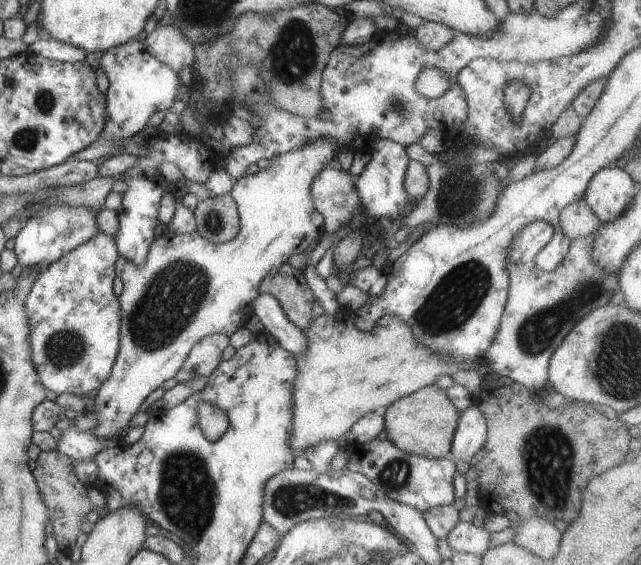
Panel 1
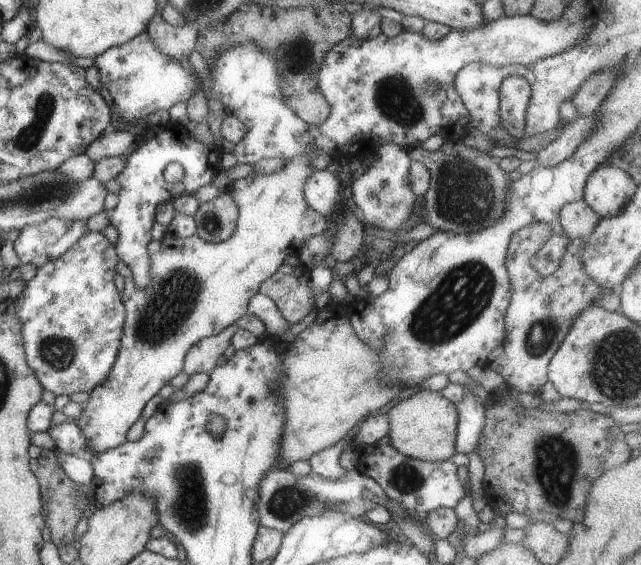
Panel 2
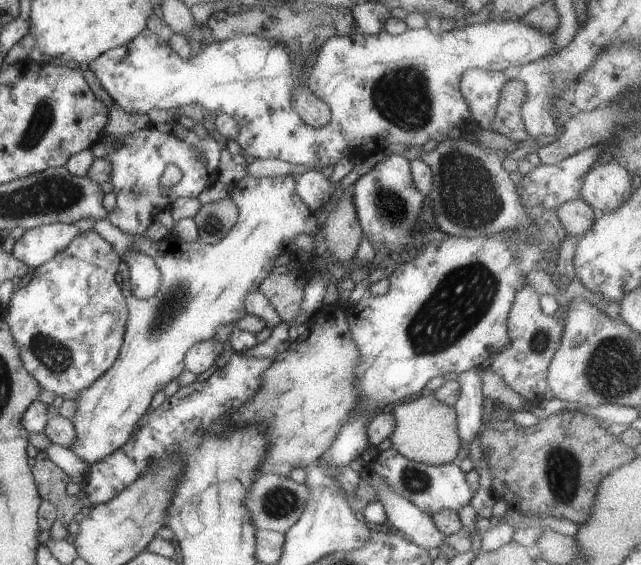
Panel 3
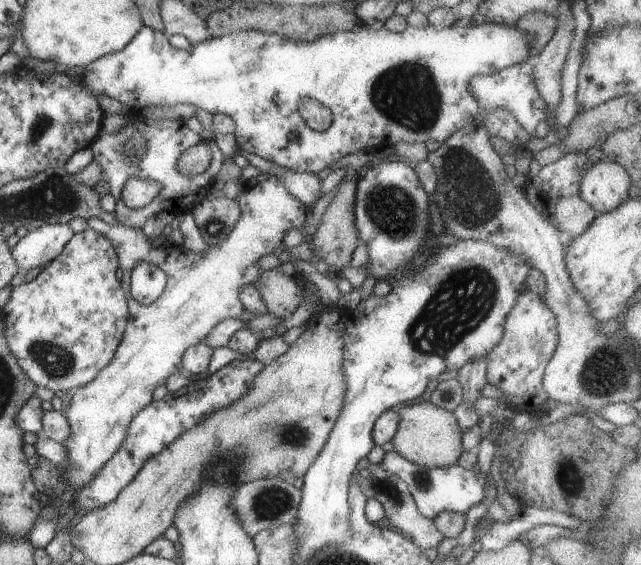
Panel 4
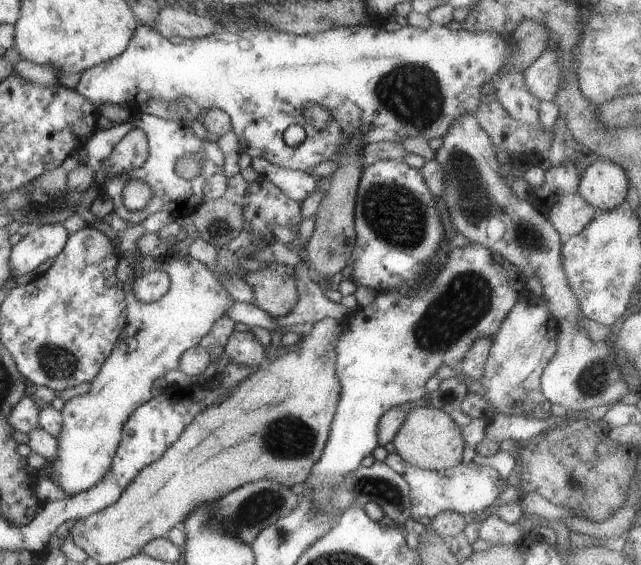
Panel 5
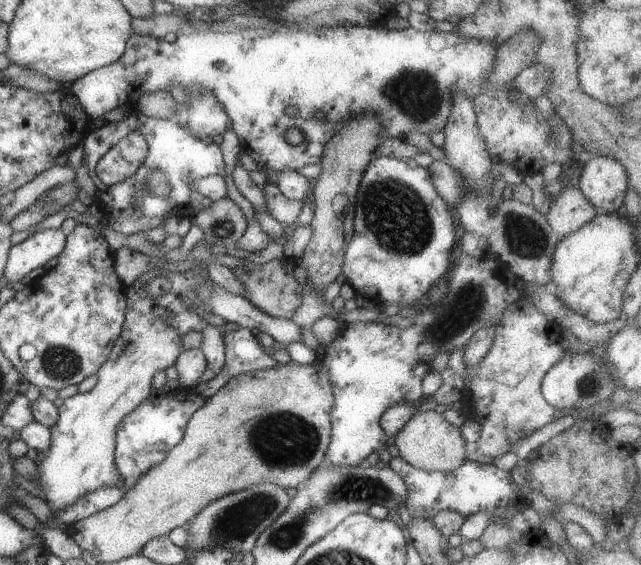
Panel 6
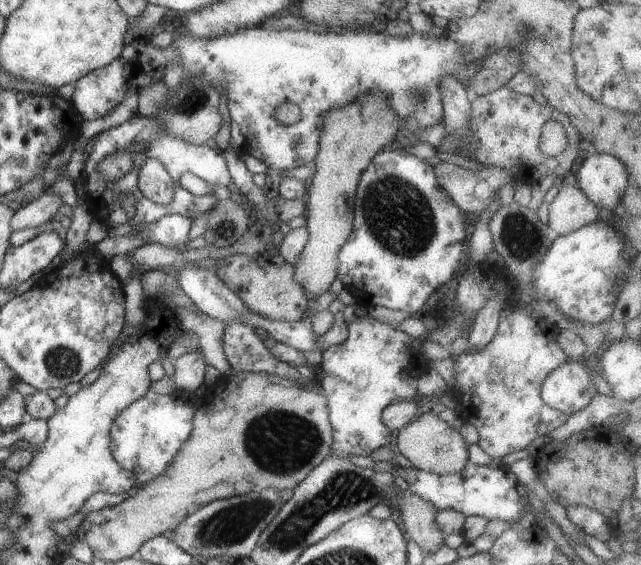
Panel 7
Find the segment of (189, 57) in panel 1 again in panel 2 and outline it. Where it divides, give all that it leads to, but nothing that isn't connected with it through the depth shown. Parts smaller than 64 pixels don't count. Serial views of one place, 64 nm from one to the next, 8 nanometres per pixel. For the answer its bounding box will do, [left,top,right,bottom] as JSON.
[146,14,197,63]

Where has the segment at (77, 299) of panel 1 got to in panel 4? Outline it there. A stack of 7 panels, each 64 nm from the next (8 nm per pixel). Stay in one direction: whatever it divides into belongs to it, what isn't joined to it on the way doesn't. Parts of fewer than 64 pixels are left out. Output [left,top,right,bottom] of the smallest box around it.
[2,229,129,393]

